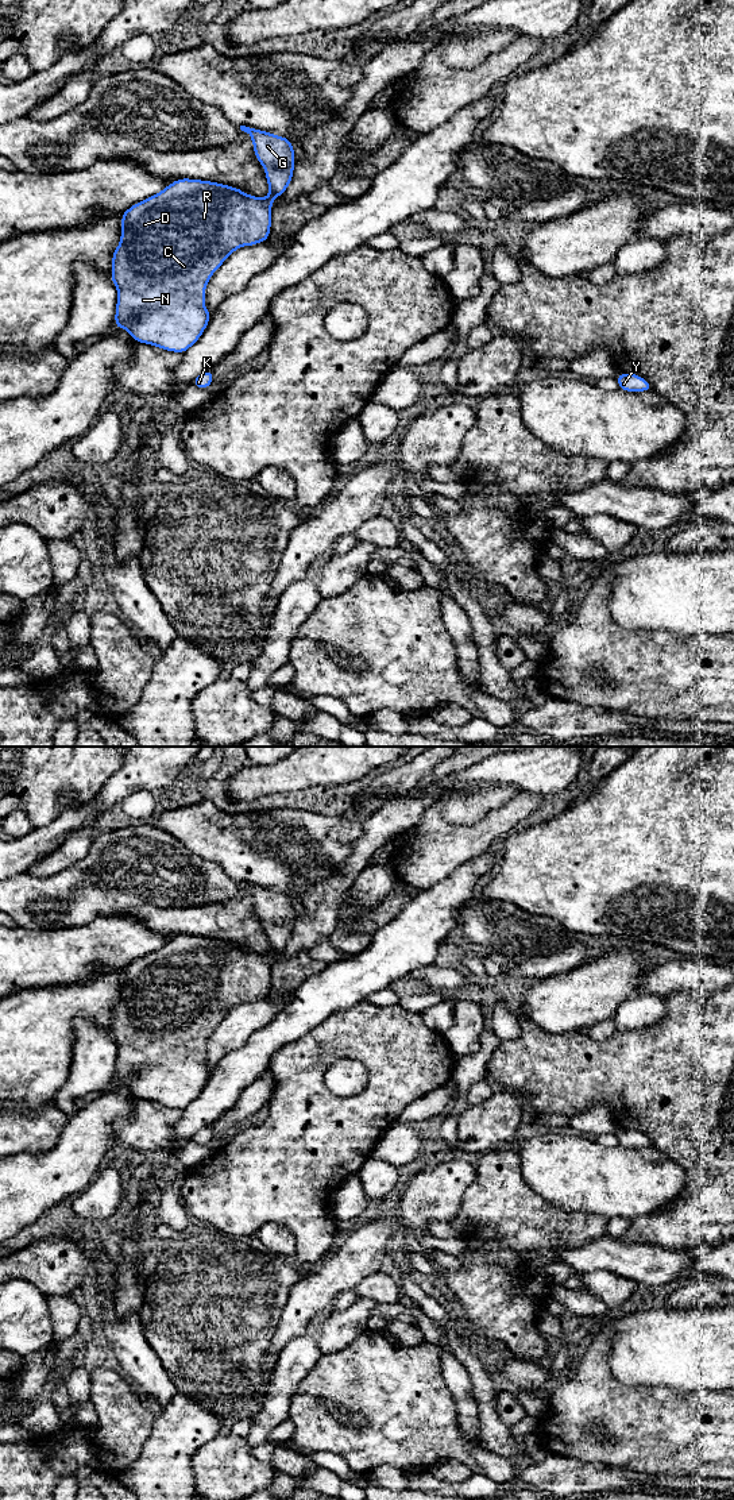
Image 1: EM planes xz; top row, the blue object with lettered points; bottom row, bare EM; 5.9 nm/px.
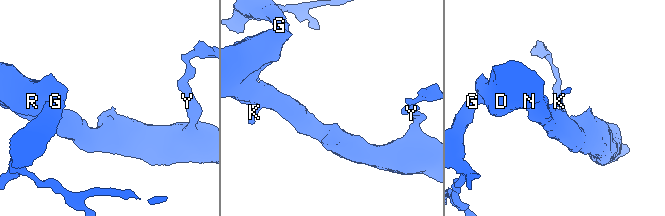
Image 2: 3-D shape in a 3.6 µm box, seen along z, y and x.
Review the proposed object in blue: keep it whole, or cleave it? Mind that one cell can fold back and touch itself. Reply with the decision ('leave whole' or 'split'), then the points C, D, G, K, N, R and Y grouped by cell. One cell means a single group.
leave whole; groups C D G K N R Y

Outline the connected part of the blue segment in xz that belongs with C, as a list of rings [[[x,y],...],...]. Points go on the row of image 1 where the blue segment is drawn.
[[[240,126],[254,144],[254,154],[264,167],[270,188],[267,197],[255,197],[239,188],[213,181],[179,178],[170,182],[158,194],[136,203],[121,213],[120,243],[112,254],[111,281],[117,289],[115,328],[128,331],[132,340],[184,354],[204,333],[212,313],[205,309],[205,289],[213,273],[229,255],[244,246],[269,240],[271,230],[271,205],[290,185],[294,174],[294,146],[289,138],[263,130]]]

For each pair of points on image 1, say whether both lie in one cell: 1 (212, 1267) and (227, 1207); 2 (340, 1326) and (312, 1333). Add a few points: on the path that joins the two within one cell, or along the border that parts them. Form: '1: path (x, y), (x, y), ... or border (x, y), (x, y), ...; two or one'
1: border (207, 1227), (238, 1238); two
2: border (331, 1314), (316, 1338), (321, 1353); two

